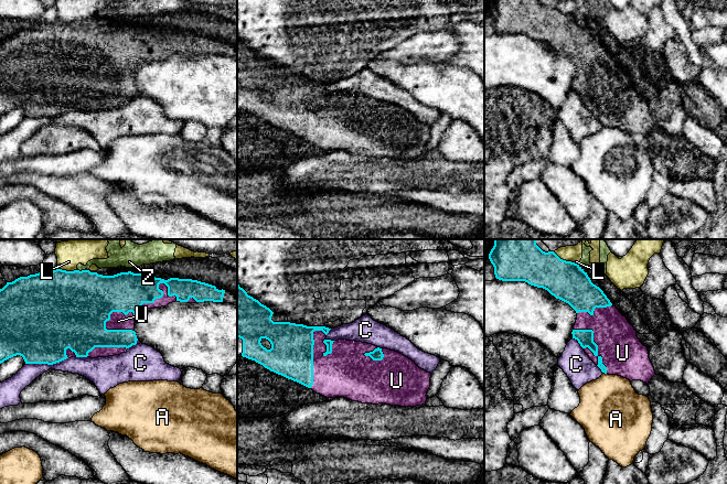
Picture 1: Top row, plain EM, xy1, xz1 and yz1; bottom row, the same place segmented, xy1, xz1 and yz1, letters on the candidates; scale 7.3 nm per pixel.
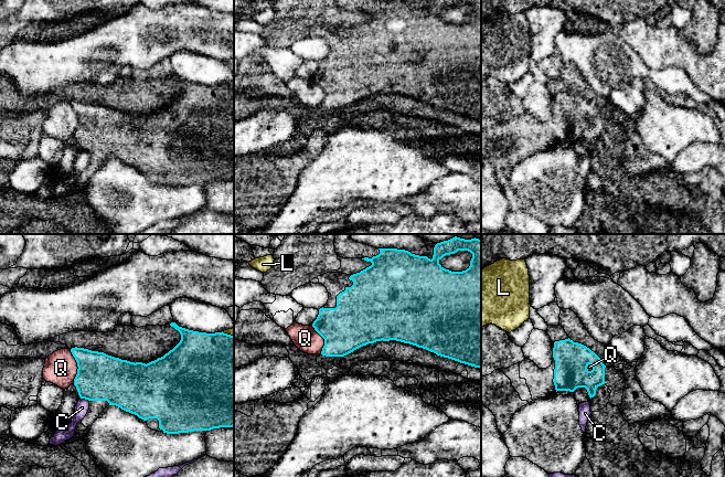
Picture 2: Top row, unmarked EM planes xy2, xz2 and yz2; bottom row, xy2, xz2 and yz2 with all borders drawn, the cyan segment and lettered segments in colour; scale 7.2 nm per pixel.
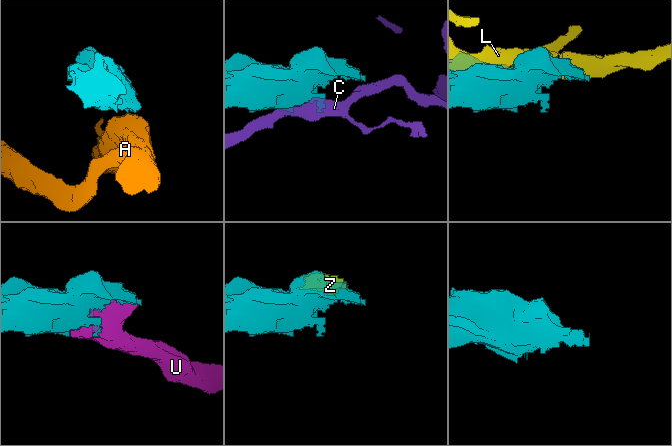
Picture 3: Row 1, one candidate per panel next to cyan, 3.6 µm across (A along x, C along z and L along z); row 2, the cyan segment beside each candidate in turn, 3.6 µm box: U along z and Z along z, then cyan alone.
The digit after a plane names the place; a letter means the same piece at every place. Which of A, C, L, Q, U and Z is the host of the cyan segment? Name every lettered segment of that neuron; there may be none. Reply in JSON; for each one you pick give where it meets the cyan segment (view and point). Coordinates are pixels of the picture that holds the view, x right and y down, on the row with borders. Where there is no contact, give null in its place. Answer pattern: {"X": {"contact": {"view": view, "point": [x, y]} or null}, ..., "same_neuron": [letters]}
{"U": {"contact": {"view": "yz1", "point": [595, 343]}}, "same_neuron": ["U"]}

